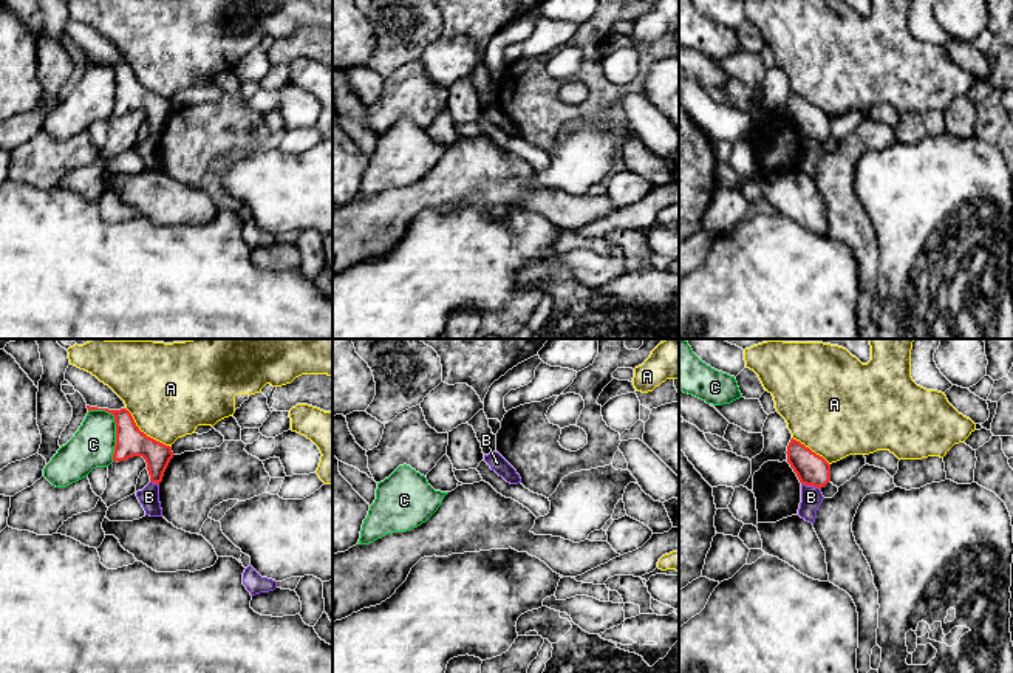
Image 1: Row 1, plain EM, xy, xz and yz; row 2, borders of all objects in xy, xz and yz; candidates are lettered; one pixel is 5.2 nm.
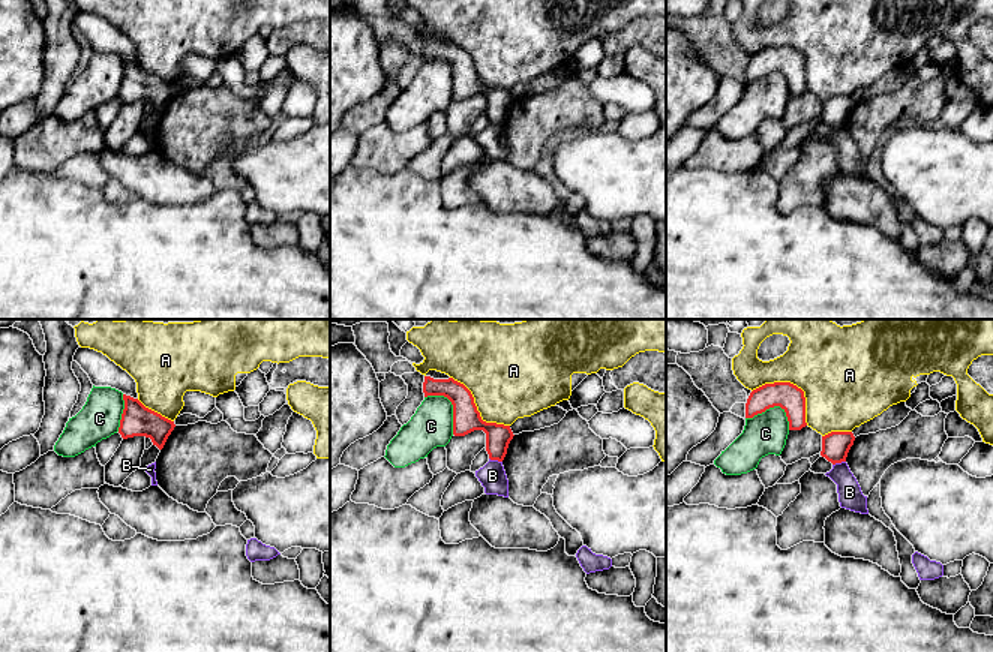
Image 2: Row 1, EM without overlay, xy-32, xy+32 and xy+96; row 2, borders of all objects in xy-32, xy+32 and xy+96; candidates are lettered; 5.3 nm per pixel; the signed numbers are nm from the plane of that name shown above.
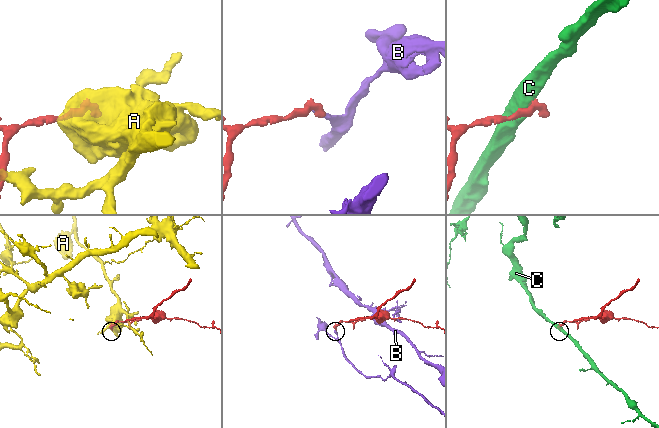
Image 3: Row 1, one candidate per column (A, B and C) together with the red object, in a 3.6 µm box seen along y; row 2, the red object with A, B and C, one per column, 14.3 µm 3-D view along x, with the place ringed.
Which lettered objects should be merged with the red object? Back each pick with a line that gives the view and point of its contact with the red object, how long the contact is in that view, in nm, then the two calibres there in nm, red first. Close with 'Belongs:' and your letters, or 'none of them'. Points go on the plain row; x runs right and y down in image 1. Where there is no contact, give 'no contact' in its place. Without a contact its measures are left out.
Belongs: none of them

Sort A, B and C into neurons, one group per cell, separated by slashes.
A / B / C

